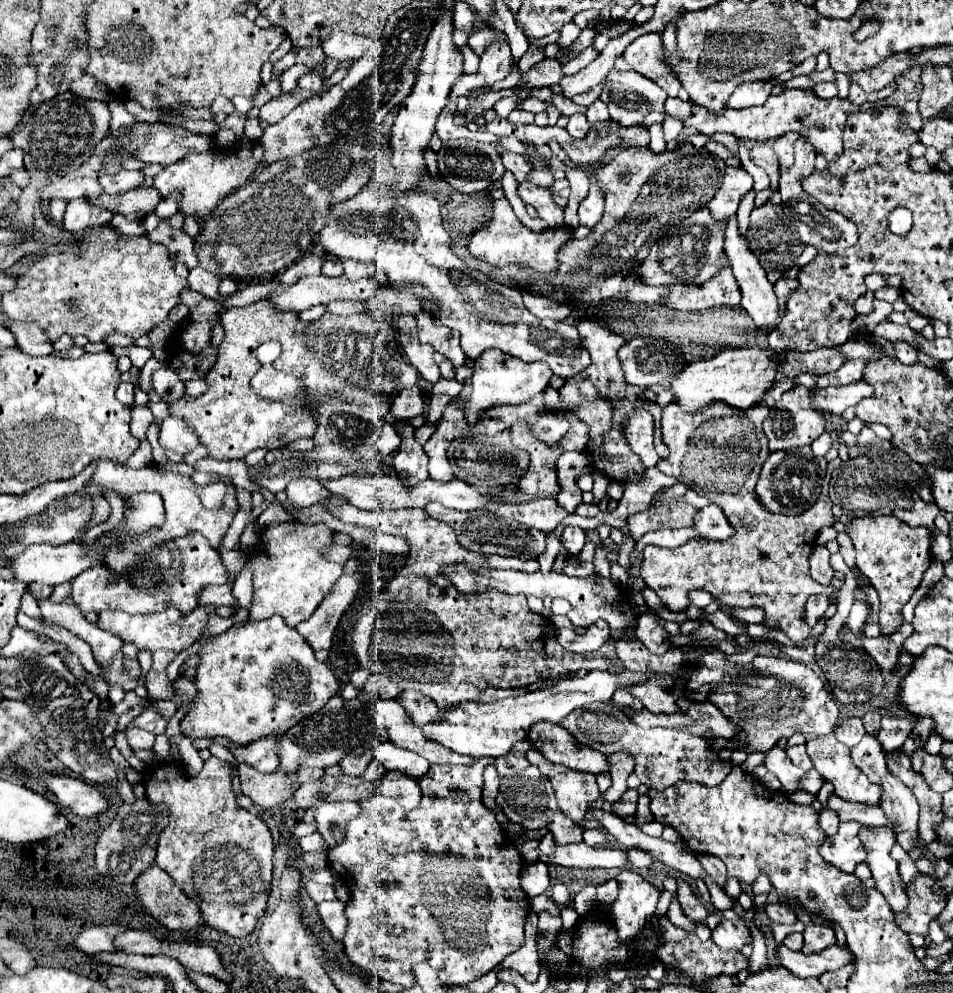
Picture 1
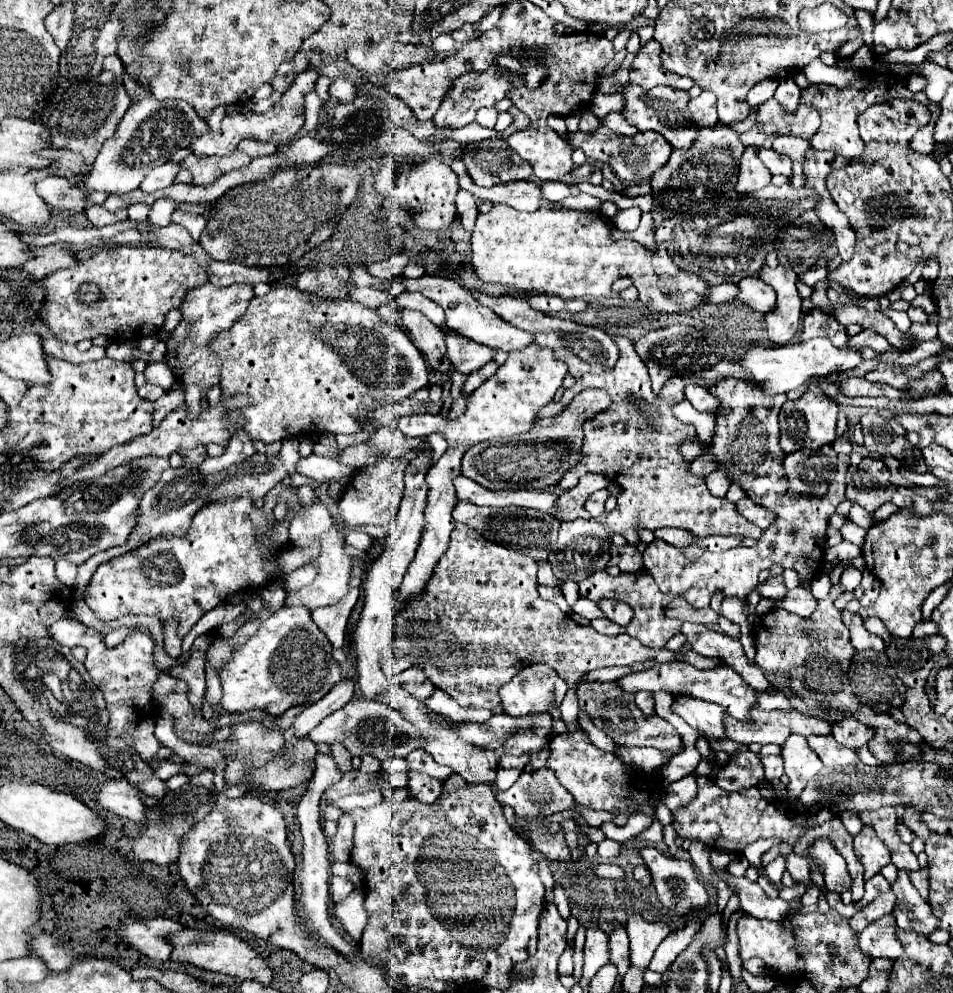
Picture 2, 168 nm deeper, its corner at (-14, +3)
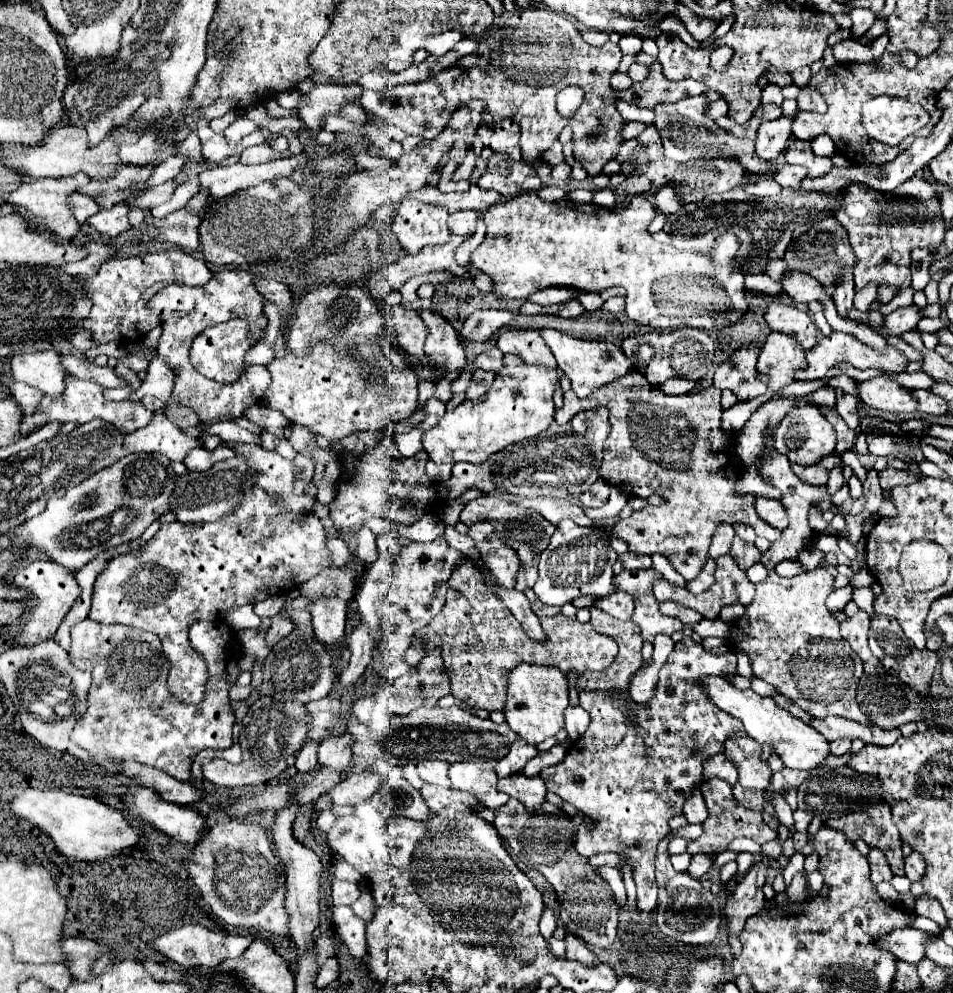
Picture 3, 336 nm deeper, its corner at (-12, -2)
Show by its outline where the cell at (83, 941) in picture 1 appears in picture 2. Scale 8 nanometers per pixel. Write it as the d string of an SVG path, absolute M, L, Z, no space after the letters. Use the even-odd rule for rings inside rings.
M164 917L136 921L124 929L122 941L134 947L138 953L150 957L152 961L168 961L172 947L166 943L164 937L176 929L182 929L182 925Z

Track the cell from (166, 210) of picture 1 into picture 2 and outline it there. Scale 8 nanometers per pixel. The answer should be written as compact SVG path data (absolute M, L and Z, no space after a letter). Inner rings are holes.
M306 69L304 73L300 73L296 77L296 81L290 85L290 89L282 95L282 99L278 101L278 105L274 109L270 109L268 113L264 115L232 115L232 117L224 117L222 119L222 127L218 131L210 131L202 137L198 137L196 141L192 141L188 145L188 149L198 157L198 159L204 159L204 157L210 157L210 155L226 155L228 151L232 151L234 147L238 147L238 143L242 139L258 139L258 141L266 141L266 143L274 143L276 147L282 147L282 145L288 145L302 129L302 123L304 123L304 115L296 113L302 105L304 105L304 95L308 91L314 89L314 83L318 79L318 73L314 69Z

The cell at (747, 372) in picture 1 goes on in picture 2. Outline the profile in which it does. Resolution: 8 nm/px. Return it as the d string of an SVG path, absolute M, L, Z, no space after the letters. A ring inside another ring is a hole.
M810 339L804 343L788 343L780 347L760 347L758 345L754 349L748 349L748 353L740 359L740 365L746 367L746 371L750 373L748 381L760 385L764 393L768 395L786 393L790 389L804 385L814 375L826 377L832 371L848 371L860 363L862 359L858 351L852 351L846 347L834 347L828 339Z

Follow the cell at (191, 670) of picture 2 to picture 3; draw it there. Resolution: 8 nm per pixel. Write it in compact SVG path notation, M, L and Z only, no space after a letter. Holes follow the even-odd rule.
M90 618L78 622L72 626L72 646L68 652L70 664L78 670L90 672L92 686L88 690L88 710L82 714L82 718L76 722L72 730L72 740L80 744L98 766L106 768L112 774L122 772L124 762L138 762L144 766L150 766L154 770L162 770L170 774L176 780L190 780L190 766L192 758L202 748L230 748L232 746L232 724L236 720L232 702L228 698L230 688L236 684L240 676L240 644L236 638L236 632L222 620L212 622L196 622L190 628L190 642L200 652L208 664L210 680L206 684L206 698L202 704L186 706L172 698L172 694L166 690L166 676L168 676L168 658L162 654L162 644L158 636L152 632L144 632L130 626L120 624L98 624Z

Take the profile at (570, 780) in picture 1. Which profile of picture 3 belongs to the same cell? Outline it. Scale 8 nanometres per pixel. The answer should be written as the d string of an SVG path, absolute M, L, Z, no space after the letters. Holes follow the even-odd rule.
M686 636L674 646L662 666L658 686L648 704L638 704L622 692L582 690L580 704L590 712L592 724L588 732L572 744L564 762L540 774L548 790L598 820L592 832L578 834L576 850L582 856L616 852L632 862L638 908L642 912L656 908L654 856L658 840L670 832L668 820L682 814L686 796L702 786L704 760L724 752L724 744L730 738L746 736L738 718L718 710L718 706L702 694L698 678L706 676L736 676L736 654L710 654L702 644Z

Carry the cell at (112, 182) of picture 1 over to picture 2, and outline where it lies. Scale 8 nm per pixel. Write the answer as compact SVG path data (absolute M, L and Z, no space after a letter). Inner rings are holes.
M168 161L168 163L164 163L164 165L160 165L160 167L152 169L152 171L146 175L146 179L140 183L140 187L138 187L138 189L140 189L140 191L144 191L144 193L164 189L164 187L168 187L168 185L174 181L174 177L176 177L178 169L180 169L180 165L178 165L178 163Z

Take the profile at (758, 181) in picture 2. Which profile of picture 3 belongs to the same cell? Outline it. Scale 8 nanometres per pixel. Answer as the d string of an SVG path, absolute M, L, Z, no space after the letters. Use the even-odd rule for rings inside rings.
M796 108L794 114L788 116L780 116L772 122L764 122L760 124L758 136L756 136L756 156L758 158L778 158L782 154L782 150L786 148L790 136L792 136L792 120L800 114L802 110Z

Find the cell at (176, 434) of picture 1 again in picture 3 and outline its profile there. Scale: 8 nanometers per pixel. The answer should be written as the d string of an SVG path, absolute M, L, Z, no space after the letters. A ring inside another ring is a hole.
M204 446L202 448L196 448L188 454L188 458L184 460L184 464L188 466L188 470L194 470L194 472L204 472L208 470L210 466L222 462L222 460L228 460L232 458L234 452L226 446L218 446L216 450L206 450Z

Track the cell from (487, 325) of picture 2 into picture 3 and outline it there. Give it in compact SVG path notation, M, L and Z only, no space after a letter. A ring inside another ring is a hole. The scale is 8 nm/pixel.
M502 330L496 346L504 354L516 354L526 364L542 364L546 368L558 368L554 354L546 346L544 338L534 330Z

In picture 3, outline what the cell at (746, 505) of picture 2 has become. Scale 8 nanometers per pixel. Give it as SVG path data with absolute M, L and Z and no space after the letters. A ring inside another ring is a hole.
M758 498L756 500L756 510L758 510L758 516L762 520L766 520L768 524L776 526L778 530L784 530L788 526L788 518L786 518L786 510L782 506L780 500L774 500L774 498Z

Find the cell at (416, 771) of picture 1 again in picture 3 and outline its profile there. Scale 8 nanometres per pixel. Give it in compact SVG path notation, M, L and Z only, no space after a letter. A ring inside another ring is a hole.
M422 760L418 764L418 774L428 784L438 784L442 788L450 788L448 768L450 768L450 764L444 760Z

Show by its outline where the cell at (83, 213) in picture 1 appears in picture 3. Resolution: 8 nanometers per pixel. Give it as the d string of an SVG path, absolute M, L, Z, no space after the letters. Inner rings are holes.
M120 202L108 210L100 210L98 214L90 216L86 222L92 226L92 230L96 230L104 236L118 236L132 228L128 222L128 212L130 212L130 206Z

